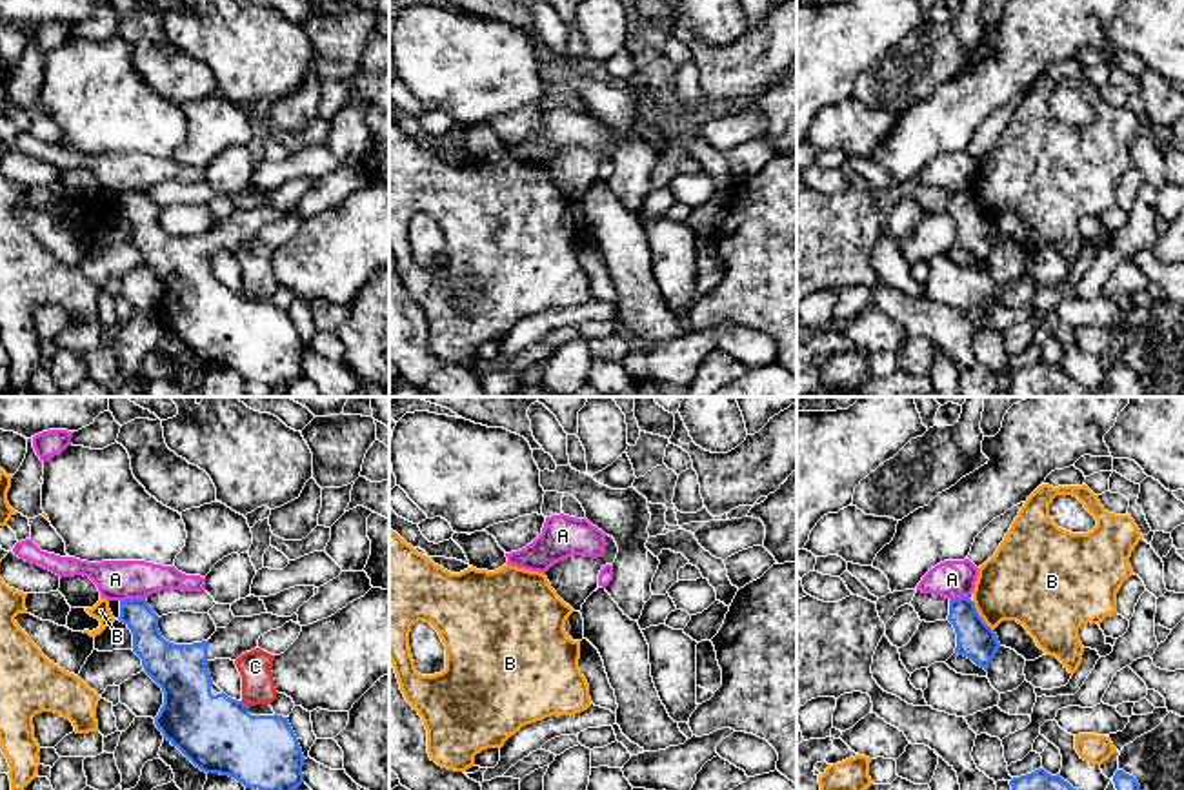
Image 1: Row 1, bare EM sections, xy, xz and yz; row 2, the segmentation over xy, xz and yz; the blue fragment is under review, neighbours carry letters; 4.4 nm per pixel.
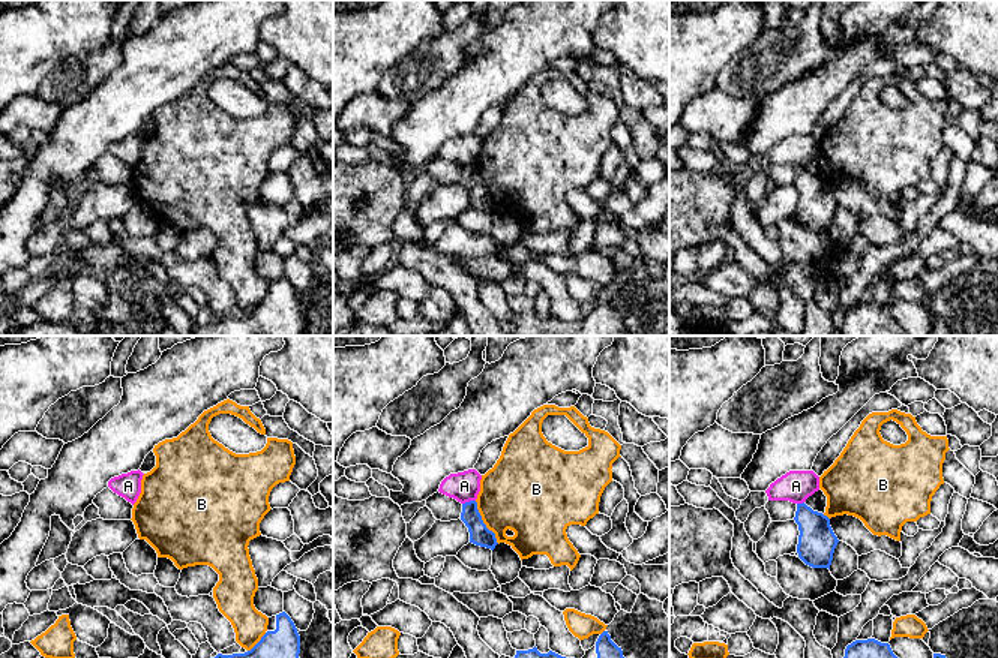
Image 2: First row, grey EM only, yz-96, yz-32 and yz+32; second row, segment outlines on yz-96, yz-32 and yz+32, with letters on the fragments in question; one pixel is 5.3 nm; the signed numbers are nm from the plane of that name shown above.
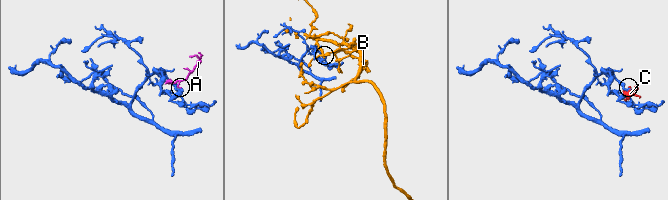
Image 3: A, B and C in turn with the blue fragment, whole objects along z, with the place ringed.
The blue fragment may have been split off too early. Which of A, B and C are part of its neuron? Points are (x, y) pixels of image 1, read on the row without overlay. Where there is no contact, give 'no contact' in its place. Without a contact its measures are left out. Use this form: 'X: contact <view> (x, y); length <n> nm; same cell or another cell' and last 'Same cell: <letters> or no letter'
A: contact xy (131, 192); length 110 nm; another cell
B: contact yz (979, 208); length 170 nm; another cell
C: contact xy (244, 295); length 50 nm; another cell
Same cell: no letter

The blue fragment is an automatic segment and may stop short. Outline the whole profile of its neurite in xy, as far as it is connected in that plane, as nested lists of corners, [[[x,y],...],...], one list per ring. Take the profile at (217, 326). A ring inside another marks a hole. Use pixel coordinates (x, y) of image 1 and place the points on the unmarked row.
[[[145,191],[120,193],[120,209],[133,226],[133,244],[142,251],[144,264],[162,280],[164,297],[155,309],[156,320],[196,360],[206,366],[229,368],[246,380],[275,386],[291,386],[304,375],[304,346],[287,309],[276,308],[269,297],[247,299],[227,289],[211,271],[207,255],[215,251],[236,253],[242,246],[258,240],[258,231],[286,215],[298,215],[298,208],[278,209],[260,206],[235,209],[226,220],[202,235],[175,237],[162,229],[158,208]]]

